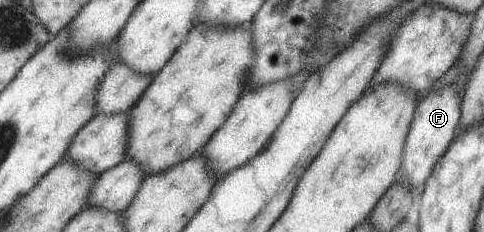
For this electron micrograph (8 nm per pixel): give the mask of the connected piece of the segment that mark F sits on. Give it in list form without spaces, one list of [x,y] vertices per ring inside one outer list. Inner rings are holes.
[[[451,85],[431,92],[418,102],[415,116],[411,120],[409,134],[405,138],[401,166],[398,171],[400,180],[405,180],[405,184],[409,184],[413,194],[421,192],[424,188],[427,178],[437,165],[437,160],[445,154],[460,129],[461,102],[461,94],[457,94],[457,88]]]

